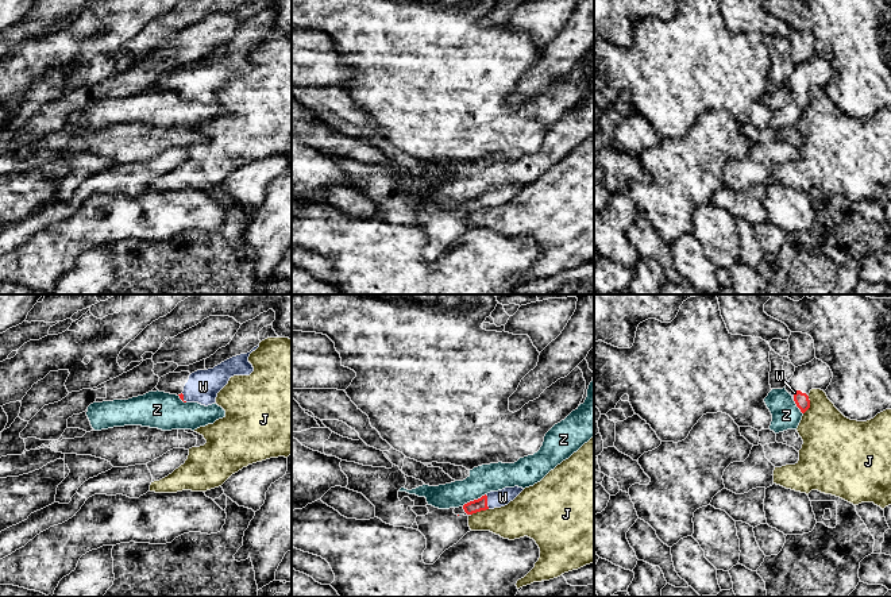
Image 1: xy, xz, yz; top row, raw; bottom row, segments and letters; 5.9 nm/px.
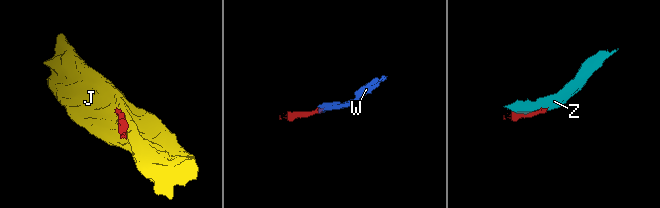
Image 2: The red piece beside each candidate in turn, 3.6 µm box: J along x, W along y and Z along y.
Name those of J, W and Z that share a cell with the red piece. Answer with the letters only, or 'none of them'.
W

